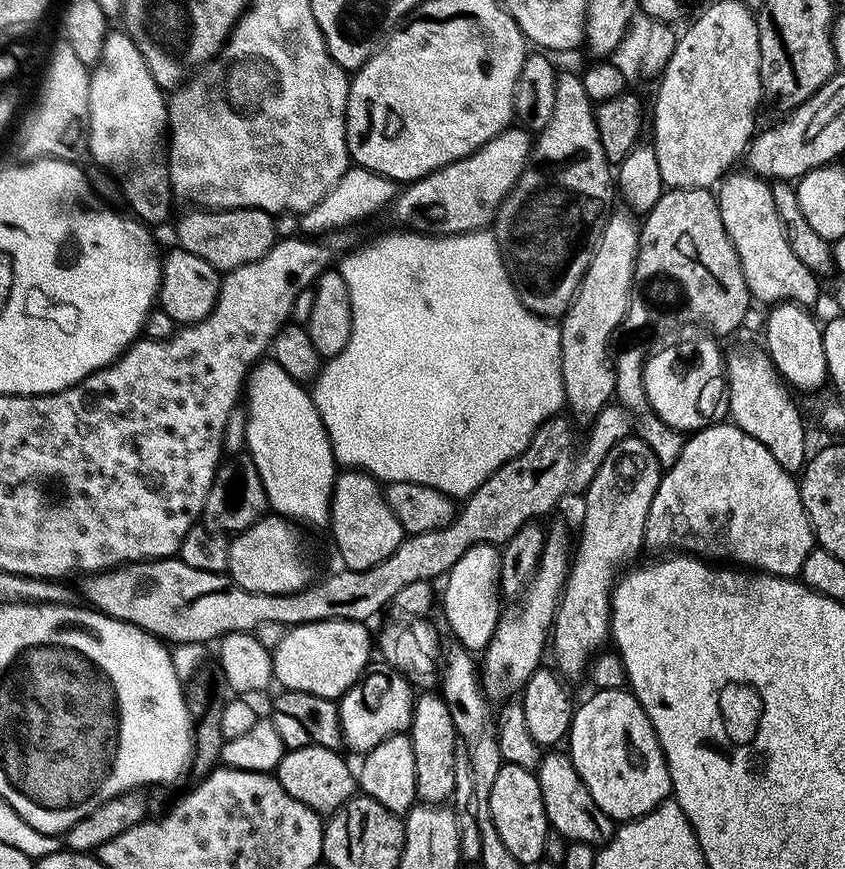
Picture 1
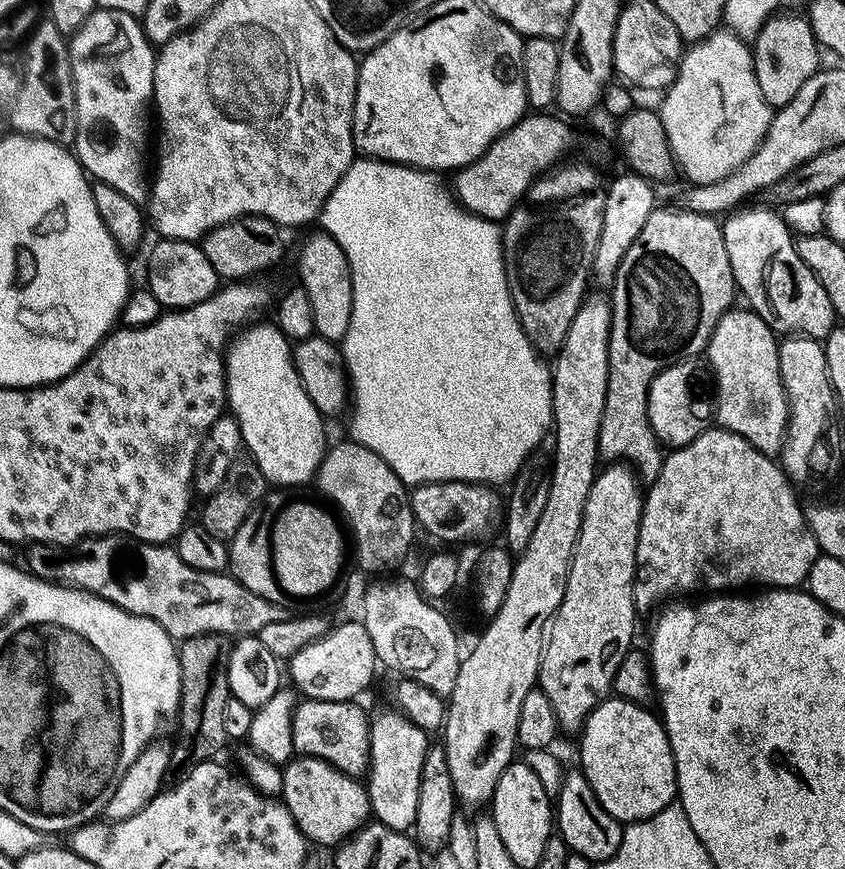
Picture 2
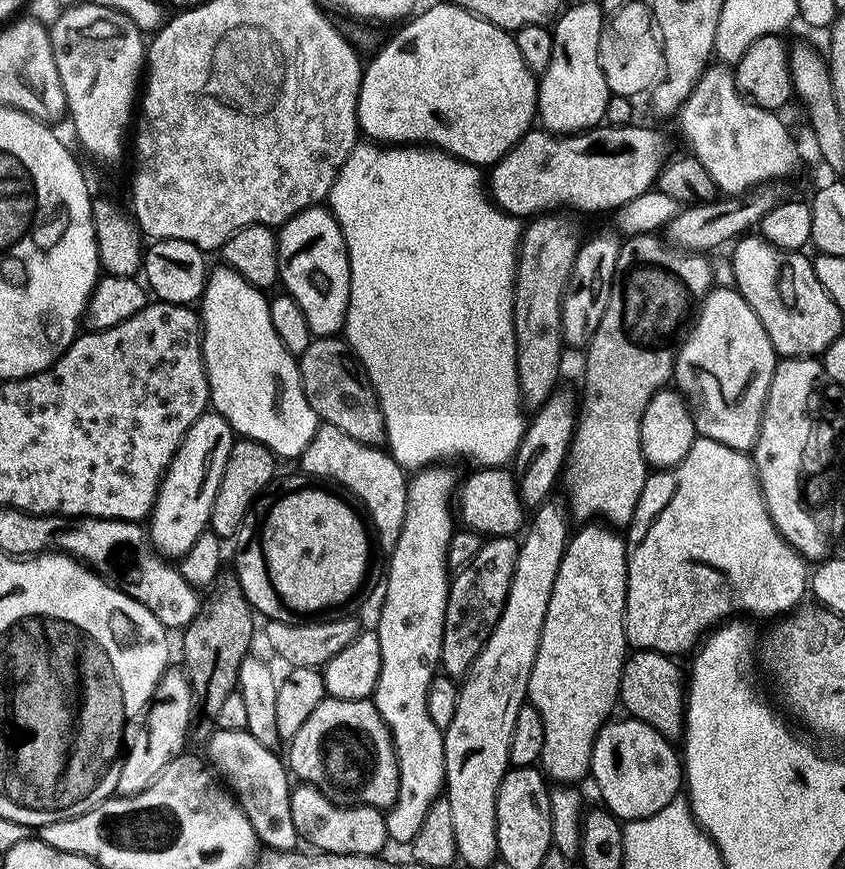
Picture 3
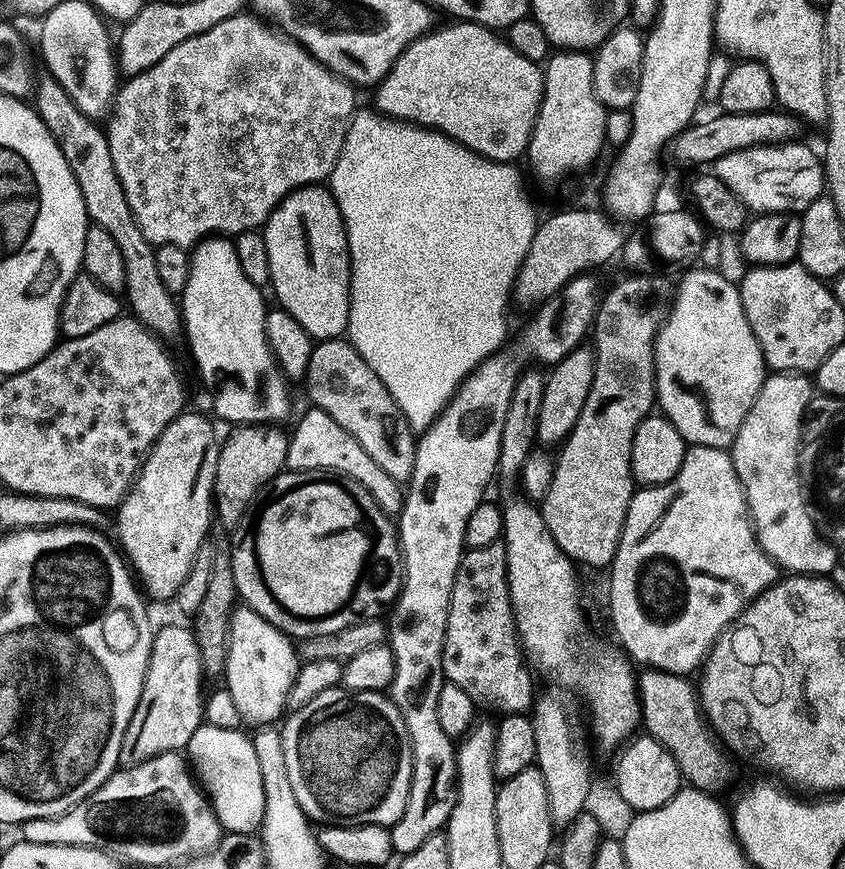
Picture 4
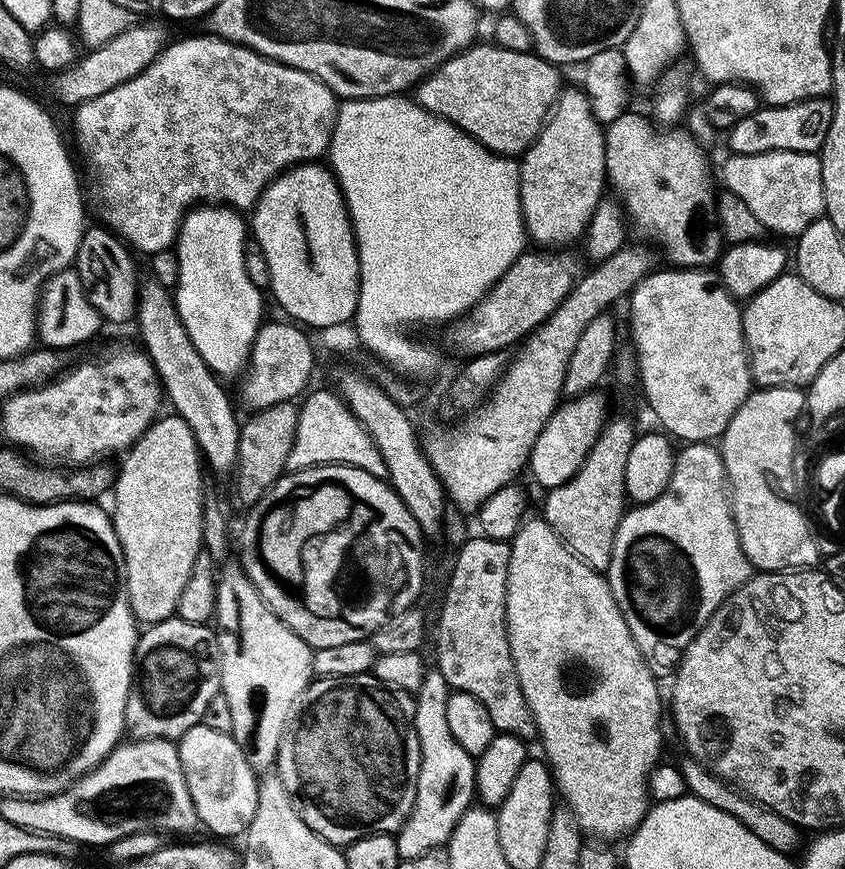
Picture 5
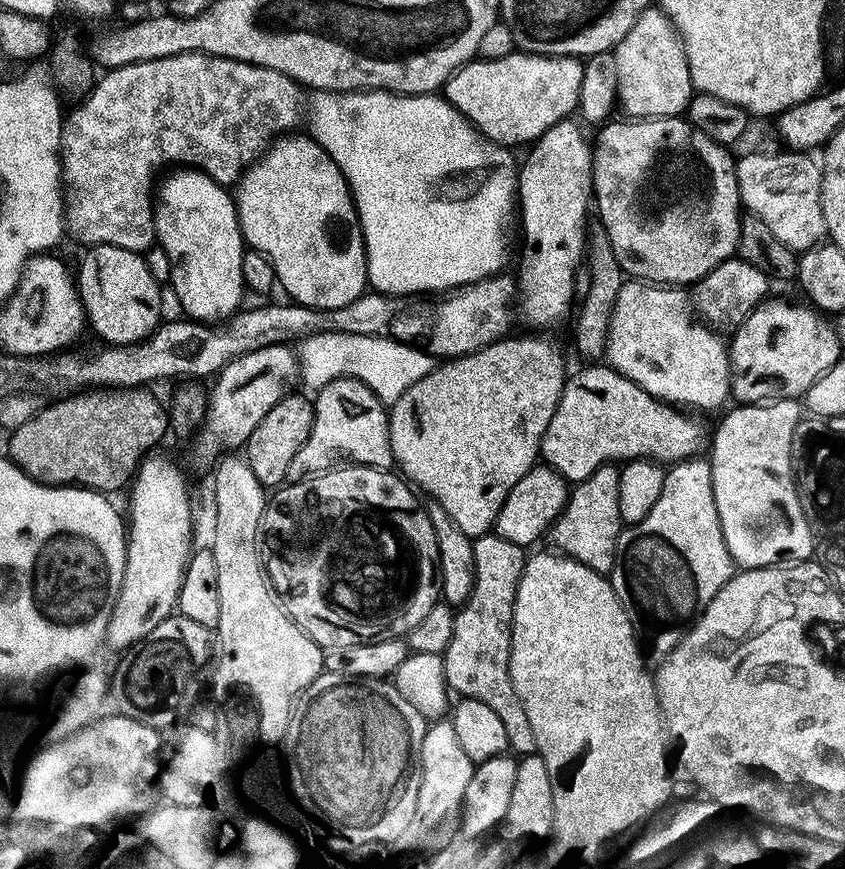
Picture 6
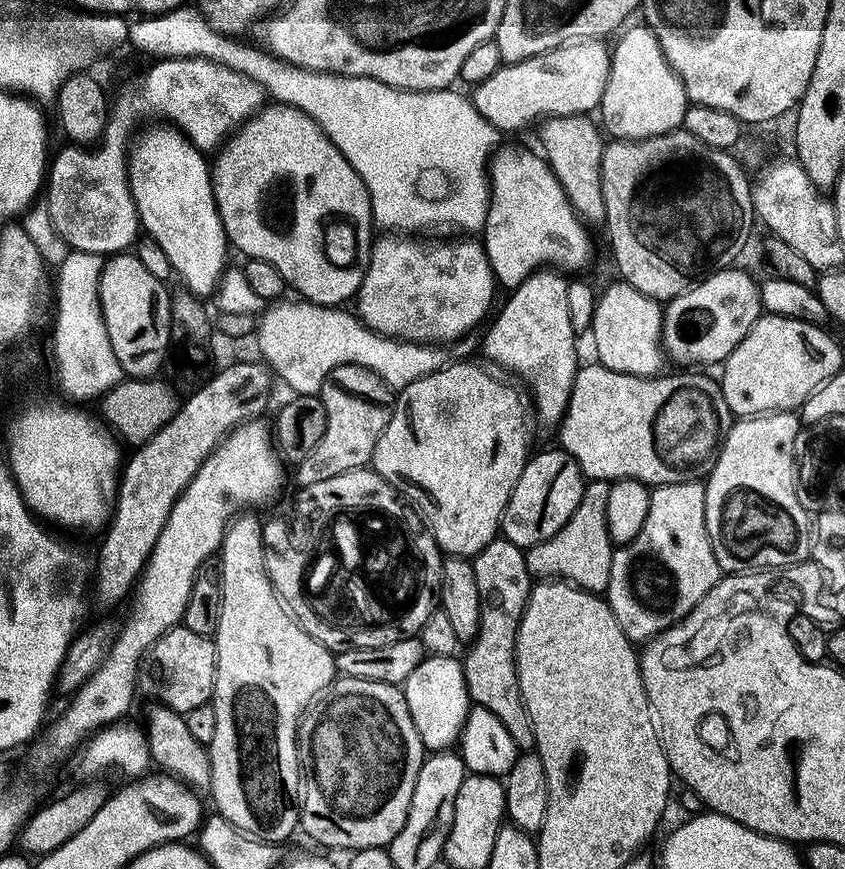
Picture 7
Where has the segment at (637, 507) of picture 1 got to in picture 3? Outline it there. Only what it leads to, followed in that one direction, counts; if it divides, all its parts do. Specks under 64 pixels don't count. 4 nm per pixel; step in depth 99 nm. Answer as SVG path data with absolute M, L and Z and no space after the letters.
M588 522L577 528L580 529L577 532L575 529L571 533L568 543L564 545L562 562L558 566L558 574L554 578L554 590L550 594L550 602L548 603L546 618L540 635L538 654L534 658L534 666L530 670L526 697L527 703L532 704L534 710L538 710L538 714L542 714L542 731L546 733L546 742L542 742L542 754L539 763L542 765L545 777L557 785L575 785L578 782L576 780L582 779L583 776L585 779L591 773L594 742L610 717L615 713L612 711L617 711L620 698L620 675L624 669L624 661L630 655L628 635L624 629L624 611L626 610L626 598L628 597L628 548L626 547L625 537L619 531L613 530L600 522Z

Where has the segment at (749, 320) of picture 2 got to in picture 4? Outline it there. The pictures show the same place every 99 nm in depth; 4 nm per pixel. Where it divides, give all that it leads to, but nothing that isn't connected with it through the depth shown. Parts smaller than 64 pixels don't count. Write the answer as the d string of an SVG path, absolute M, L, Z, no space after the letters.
M696 266L685 271L683 273L685 276L681 278L680 284L678 280L675 285L668 314L664 317L664 323L660 325L660 333L656 335L656 404L663 416L678 430L678 434L682 434L685 445L710 446L711 448L728 450L731 449L732 443L736 441L736 435L746 418L746 414L750 414L750 406L754 406L754 398L758 398L758 390L762 390L766 379L766 365L762 354L762 346L758 346L758 338L754 338L754 330L750 330L750 322L746 322L739 287L733 281L731 284L721 272L720 270Z

